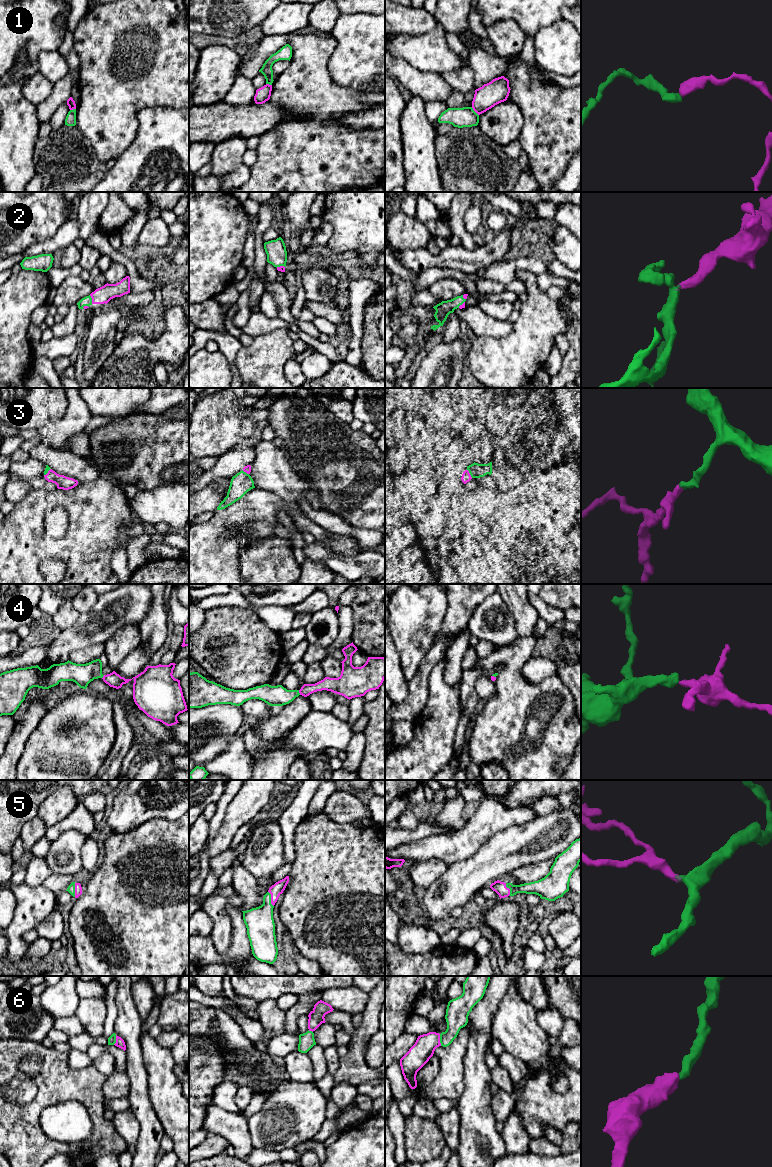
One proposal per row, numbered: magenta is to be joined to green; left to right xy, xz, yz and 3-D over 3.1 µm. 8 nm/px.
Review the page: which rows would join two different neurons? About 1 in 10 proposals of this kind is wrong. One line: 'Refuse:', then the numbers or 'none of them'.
Refuse: 1

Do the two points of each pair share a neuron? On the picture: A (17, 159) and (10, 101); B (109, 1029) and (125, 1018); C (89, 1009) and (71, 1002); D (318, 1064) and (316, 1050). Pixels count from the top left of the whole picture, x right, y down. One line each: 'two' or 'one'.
A: one
B: two
C: two
D: one

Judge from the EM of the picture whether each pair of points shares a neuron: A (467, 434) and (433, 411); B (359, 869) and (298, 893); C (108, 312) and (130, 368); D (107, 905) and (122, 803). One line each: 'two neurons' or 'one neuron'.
A: two neurons
B: one neuron
C: two neurons
D: two neurons

